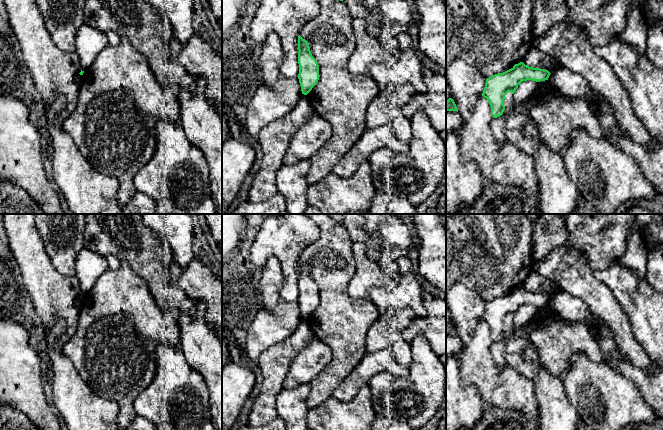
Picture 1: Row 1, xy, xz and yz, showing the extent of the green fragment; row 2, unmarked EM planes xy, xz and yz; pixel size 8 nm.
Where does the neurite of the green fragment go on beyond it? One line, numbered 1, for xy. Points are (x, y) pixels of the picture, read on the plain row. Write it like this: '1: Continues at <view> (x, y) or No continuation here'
1: No continuation here

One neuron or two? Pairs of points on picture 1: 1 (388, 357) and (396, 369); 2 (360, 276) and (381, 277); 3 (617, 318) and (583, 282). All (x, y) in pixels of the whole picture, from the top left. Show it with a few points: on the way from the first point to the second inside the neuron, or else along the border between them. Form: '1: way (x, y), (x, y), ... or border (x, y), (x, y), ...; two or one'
1: way (388, 360), (393, 366); one
2: way (365, 276), (376, 276); one
3: way (608, 309), (592, 291); one

